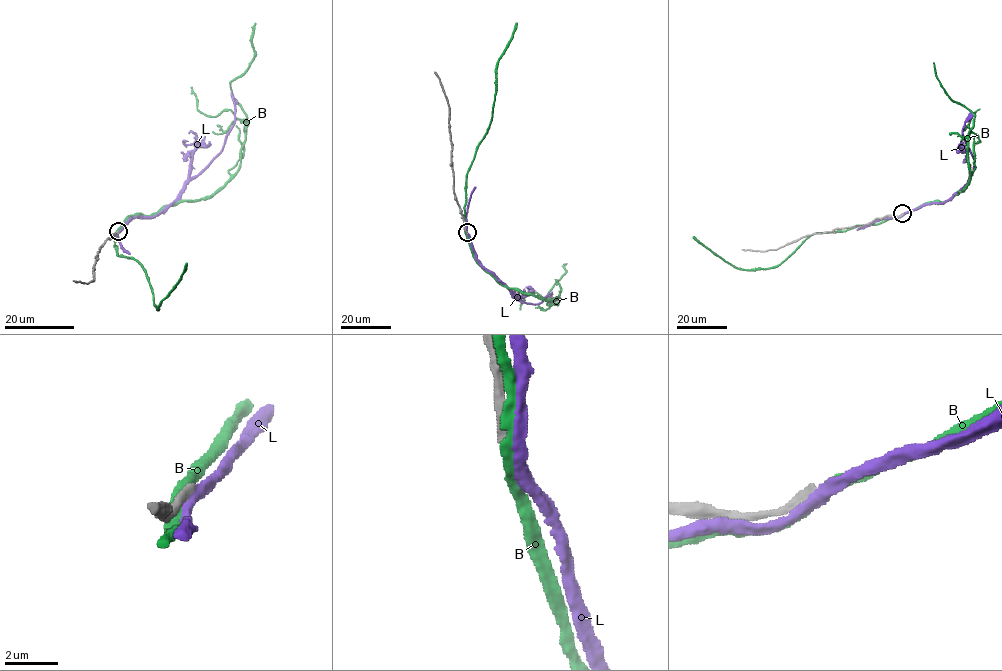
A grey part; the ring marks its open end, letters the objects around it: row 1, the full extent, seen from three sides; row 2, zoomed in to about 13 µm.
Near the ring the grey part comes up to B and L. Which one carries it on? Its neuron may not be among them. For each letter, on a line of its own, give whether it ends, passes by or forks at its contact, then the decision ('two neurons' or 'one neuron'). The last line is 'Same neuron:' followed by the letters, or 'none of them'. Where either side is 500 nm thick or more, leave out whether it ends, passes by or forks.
B: it passes by | two neurons
L: it passes by | two neurons
Same neuron: none of them

